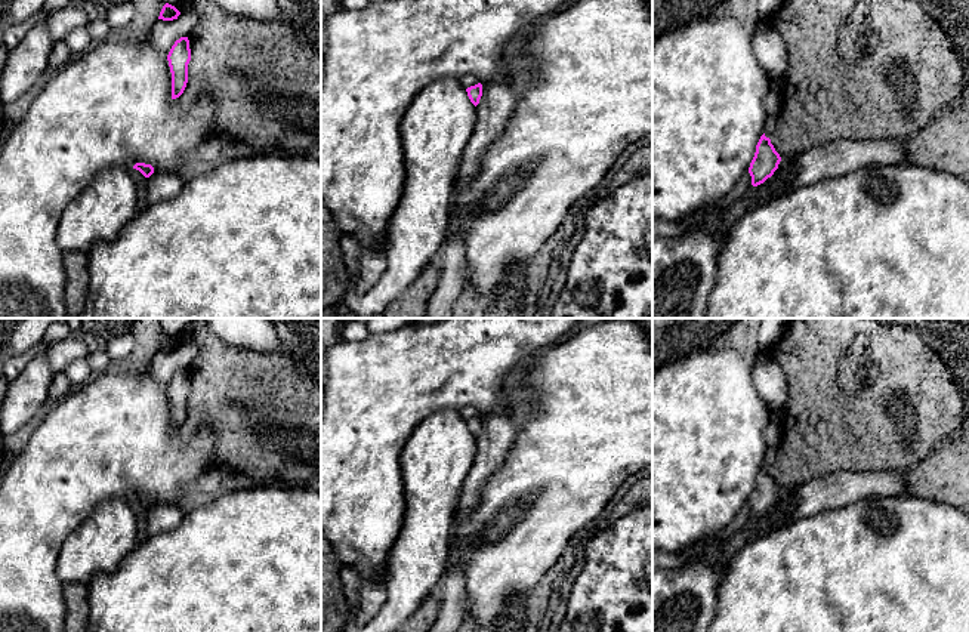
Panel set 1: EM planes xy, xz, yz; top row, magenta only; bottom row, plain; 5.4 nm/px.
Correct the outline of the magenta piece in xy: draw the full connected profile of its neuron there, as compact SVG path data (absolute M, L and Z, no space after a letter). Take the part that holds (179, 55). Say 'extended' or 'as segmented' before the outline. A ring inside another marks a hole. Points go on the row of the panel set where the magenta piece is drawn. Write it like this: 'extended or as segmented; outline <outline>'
as segmented; outline M180 37L175 41L167 61L172 73L172 99L176 99L183 93L188 83L188 64L191 61L188 37Z

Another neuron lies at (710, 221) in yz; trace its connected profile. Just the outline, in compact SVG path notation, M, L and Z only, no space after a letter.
M726 209L722 212L709 212L698 223L695 223L692 226L691 231L704 229L710 234L716 234L718 225L722 221L725 212L726 212Z

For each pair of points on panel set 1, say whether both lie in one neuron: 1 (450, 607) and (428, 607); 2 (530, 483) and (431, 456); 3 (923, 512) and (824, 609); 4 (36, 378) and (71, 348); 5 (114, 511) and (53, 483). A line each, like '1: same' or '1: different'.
1: different
2: different
3: same
4: different
5: different

